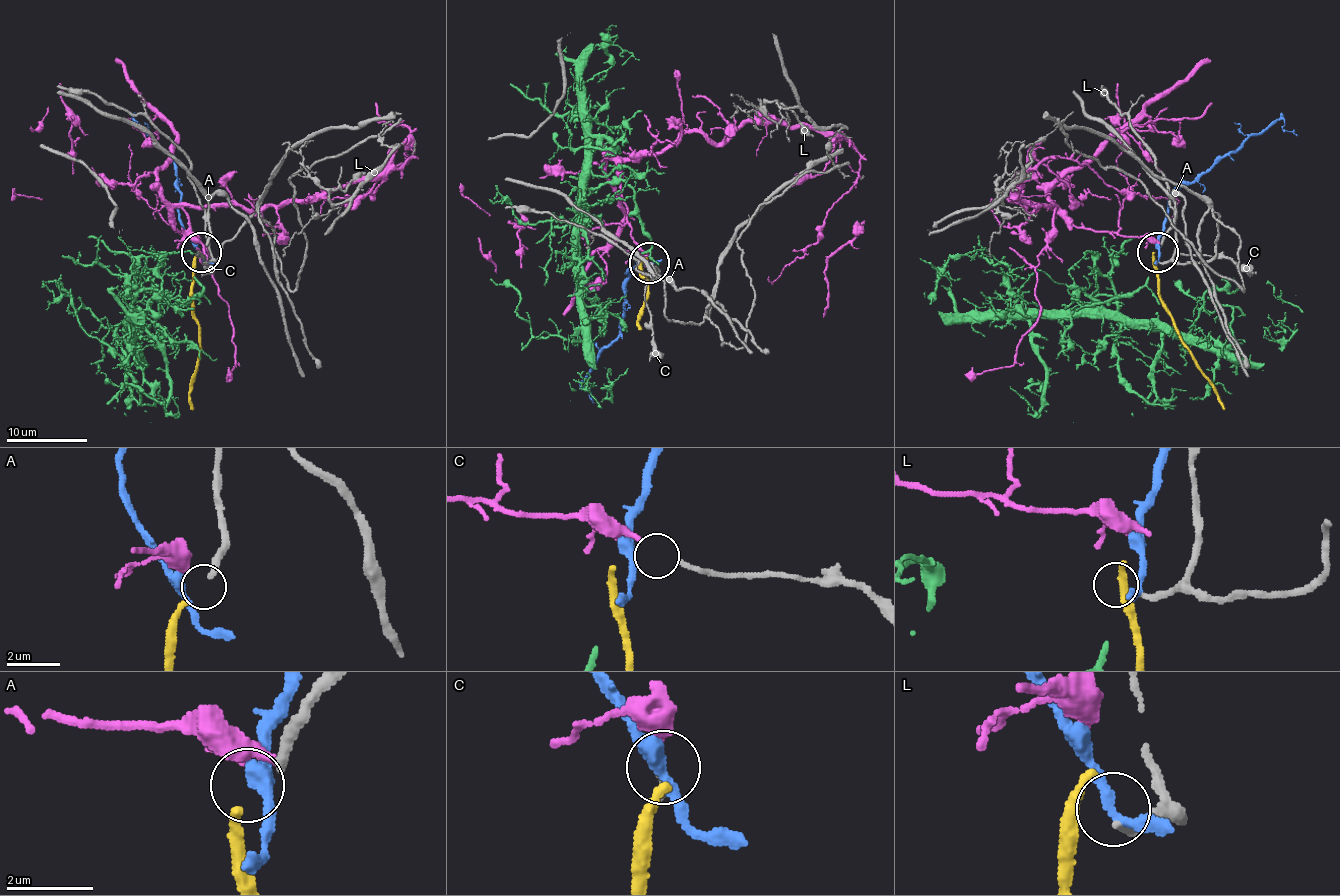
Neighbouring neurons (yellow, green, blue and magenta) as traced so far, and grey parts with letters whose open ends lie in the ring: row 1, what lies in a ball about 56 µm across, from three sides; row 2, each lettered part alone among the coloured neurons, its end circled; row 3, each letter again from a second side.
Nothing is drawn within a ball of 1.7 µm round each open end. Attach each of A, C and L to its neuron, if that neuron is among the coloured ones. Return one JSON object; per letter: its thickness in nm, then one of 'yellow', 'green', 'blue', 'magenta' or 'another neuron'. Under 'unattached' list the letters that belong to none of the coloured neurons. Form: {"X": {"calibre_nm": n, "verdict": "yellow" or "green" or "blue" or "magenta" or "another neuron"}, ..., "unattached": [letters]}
{"A": {"calibre_nm": 260, "verdict": "yellow"}, "C": {"calibre_nm": 200, "verdict": "magenta"}, "L": {"calibre_nm": 190, "verdict": "another neuron"}, "unattached": ["L"]}

